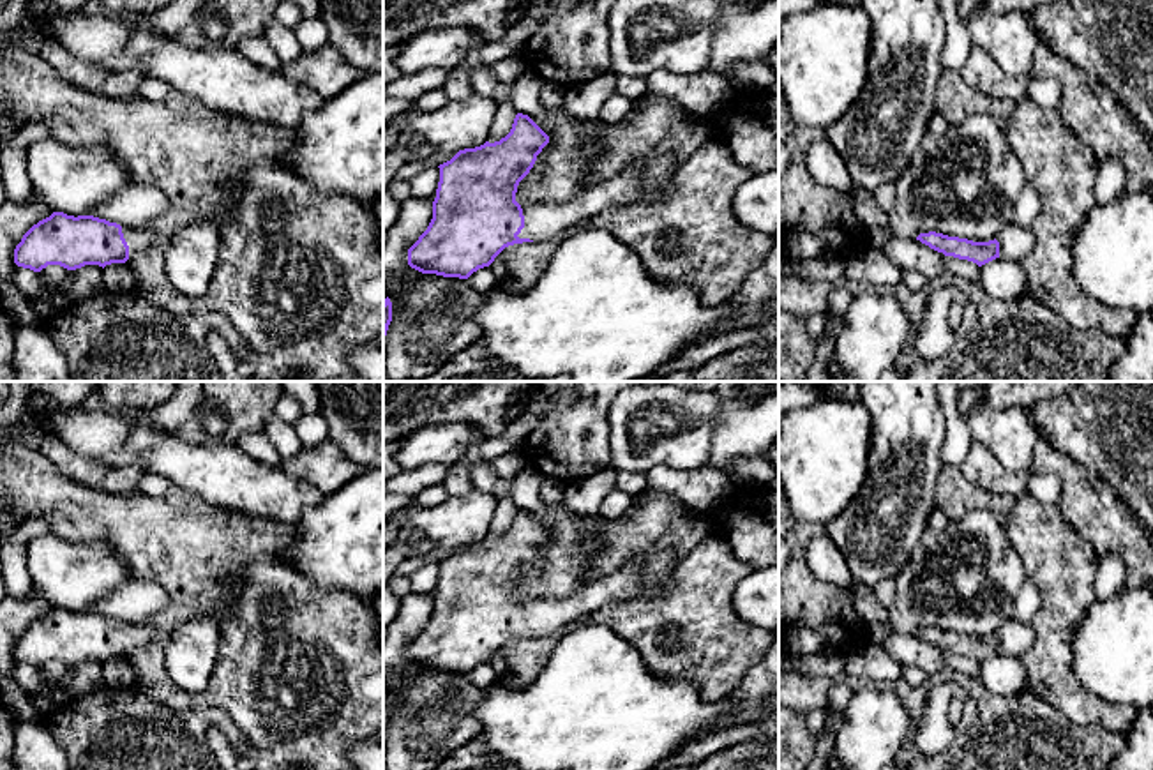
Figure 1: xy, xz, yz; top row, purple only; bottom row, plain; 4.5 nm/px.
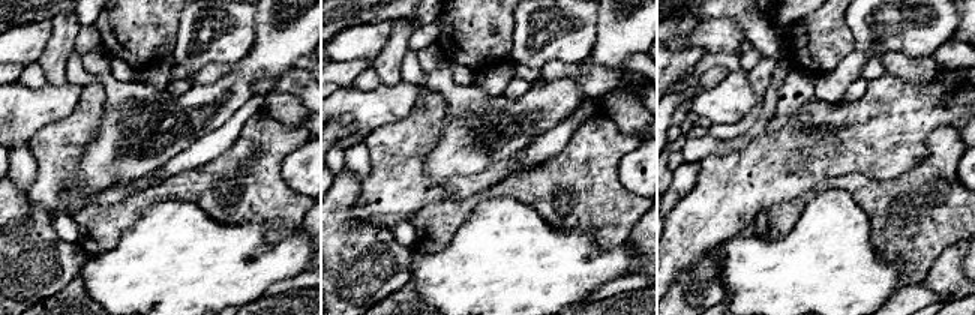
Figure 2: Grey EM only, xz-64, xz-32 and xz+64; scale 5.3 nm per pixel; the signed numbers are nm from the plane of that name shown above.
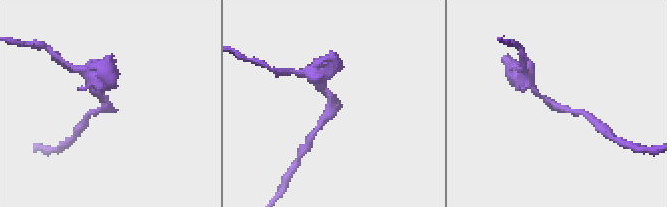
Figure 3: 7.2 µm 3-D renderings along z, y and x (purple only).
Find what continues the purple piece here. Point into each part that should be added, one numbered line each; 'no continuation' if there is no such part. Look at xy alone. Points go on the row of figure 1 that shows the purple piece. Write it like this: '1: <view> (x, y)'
1: xy (138, 239)

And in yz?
1: yz (1016, 242)

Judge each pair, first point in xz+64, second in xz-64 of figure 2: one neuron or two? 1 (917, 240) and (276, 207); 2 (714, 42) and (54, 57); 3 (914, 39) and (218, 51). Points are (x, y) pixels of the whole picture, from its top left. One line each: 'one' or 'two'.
1: one
2: two
3: one

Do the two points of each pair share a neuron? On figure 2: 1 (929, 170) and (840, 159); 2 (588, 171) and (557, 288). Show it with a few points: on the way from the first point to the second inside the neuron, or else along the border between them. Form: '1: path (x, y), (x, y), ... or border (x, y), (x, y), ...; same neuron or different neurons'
1: border (927, 137), (927, 153), (915, 165), (879, 180); different neurons
2: border (540, 216), (552, 227), (588, 228), (603, 249); different neurons

